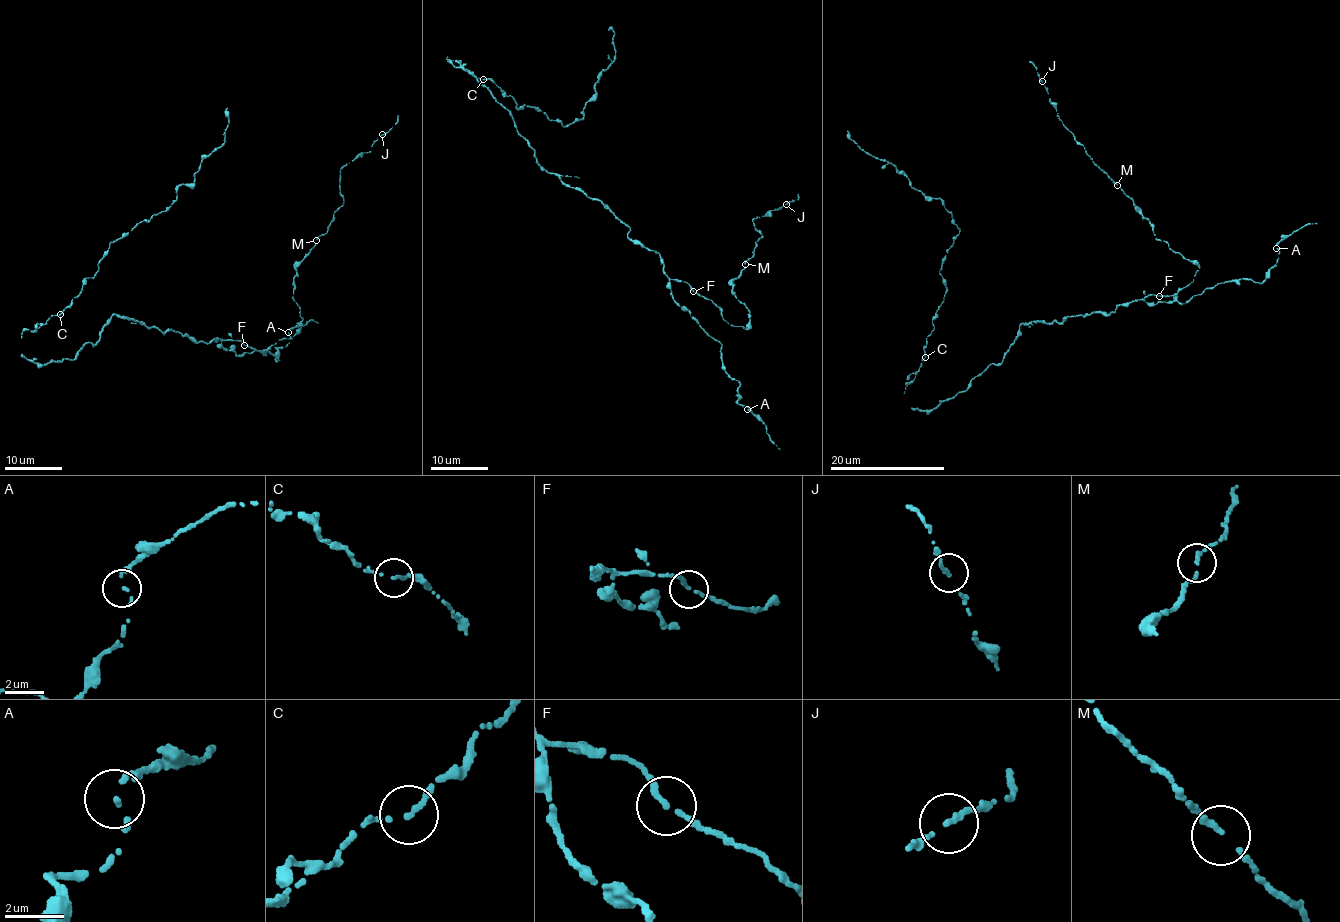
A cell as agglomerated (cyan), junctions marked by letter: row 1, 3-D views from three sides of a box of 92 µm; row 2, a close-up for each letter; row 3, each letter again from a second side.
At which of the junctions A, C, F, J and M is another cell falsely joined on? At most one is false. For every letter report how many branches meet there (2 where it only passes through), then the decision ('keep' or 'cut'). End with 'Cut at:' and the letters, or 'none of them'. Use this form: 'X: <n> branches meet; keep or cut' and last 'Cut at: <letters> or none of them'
A: 2 branches meet; keep
C: 2 branches meet; keep
F: 2 branches meet; keep
J: 2 branches meet; keep
M: 2 branches meet; keep
Cut at: none of them

